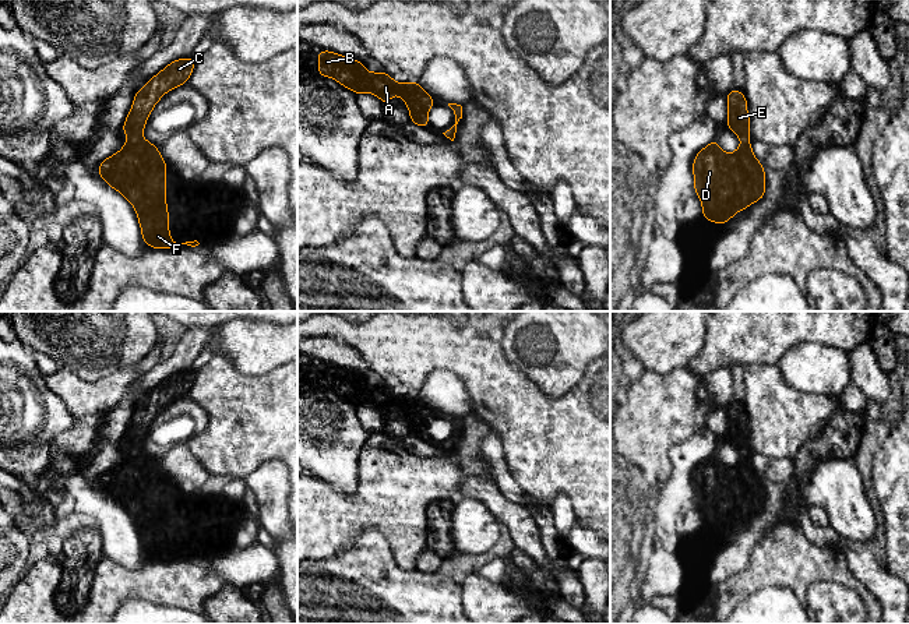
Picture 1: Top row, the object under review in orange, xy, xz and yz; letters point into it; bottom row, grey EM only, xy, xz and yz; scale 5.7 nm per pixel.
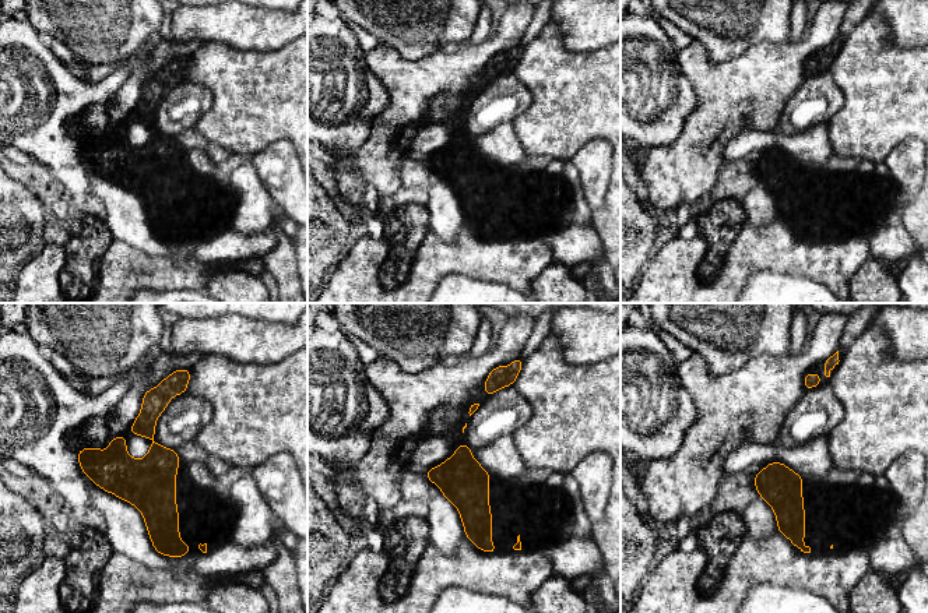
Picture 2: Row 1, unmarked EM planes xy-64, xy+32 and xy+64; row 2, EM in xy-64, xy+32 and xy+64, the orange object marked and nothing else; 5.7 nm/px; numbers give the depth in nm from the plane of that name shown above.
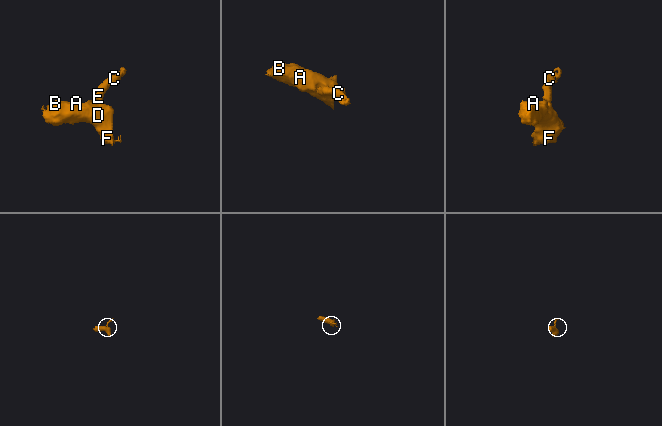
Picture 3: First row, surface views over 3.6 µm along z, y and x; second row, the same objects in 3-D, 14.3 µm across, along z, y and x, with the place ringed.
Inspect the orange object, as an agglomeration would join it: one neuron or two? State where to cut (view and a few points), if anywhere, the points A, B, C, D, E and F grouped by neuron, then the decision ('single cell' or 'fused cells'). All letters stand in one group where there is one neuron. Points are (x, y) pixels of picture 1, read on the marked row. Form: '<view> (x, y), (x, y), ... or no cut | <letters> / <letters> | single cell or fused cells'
no cut | A B C D E F | single cell

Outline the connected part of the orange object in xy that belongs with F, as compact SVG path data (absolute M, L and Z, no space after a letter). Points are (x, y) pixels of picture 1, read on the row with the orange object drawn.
M193 57L175 60L135 92L123 126L123 133L130 140L116 155L106 158L96 168L101 177L133 204L142 230L142 242L154 248L200 244L197 240L176 243L169 237L166 162L159 155L158 145L152 145L141 137L156 102L169 89L189 81L194 63Z

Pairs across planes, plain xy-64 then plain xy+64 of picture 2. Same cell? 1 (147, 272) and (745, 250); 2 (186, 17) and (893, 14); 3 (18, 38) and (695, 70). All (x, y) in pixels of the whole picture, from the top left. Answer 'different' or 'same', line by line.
1: same
2: same
3: different

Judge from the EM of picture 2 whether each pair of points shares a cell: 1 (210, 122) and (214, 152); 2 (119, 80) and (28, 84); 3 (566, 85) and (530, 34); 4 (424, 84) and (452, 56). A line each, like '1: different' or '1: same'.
1: different
2: same
3: different
4: same

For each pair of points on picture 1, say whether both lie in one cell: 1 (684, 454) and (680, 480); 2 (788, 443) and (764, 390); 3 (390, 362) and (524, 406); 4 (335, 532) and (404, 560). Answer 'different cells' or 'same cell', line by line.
1: same cell
2: same cell
3: same cell
4: same cell

